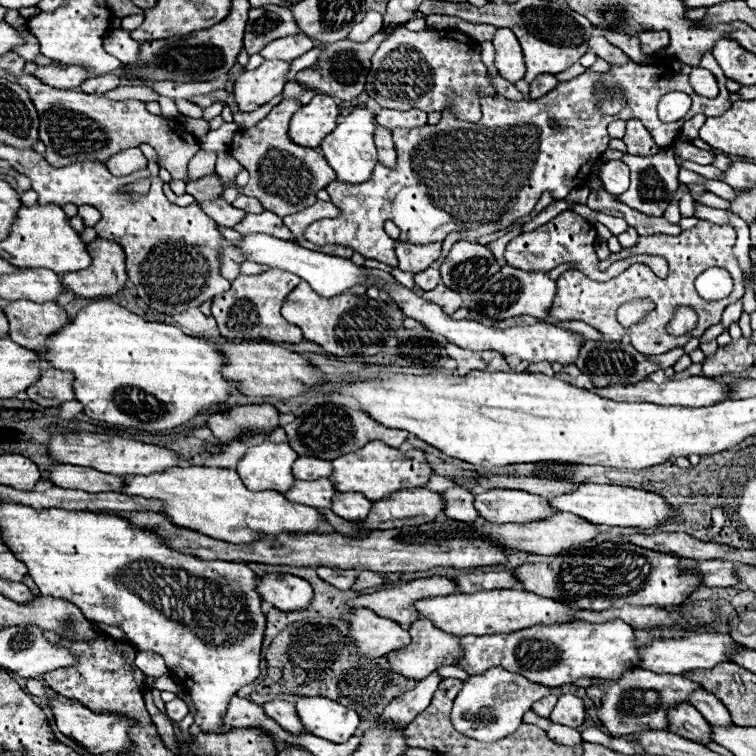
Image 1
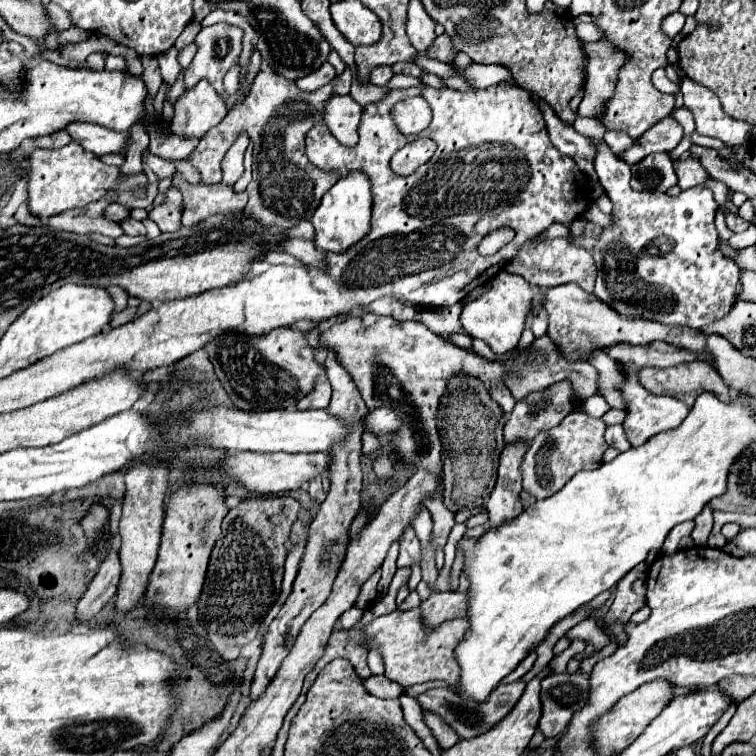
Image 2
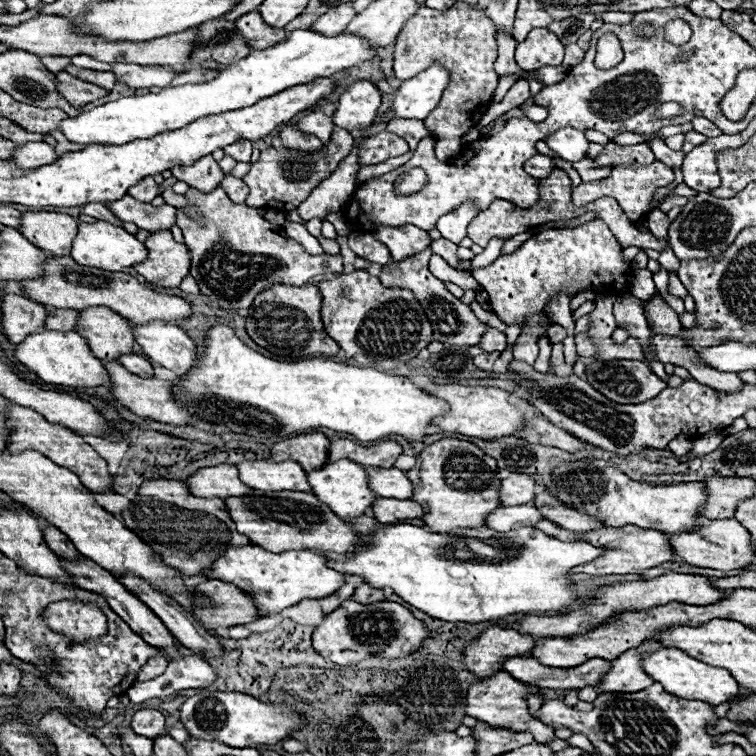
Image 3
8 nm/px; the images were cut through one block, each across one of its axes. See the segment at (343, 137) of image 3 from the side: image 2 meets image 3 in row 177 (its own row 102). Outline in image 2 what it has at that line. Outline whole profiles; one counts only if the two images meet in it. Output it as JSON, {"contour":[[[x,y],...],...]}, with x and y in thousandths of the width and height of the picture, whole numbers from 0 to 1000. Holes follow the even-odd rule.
{"contour":[[[458,87],[458,93],[429,116],[418,122],[397,122],[389,106],[376,106],[376,101],[357,90],[344,93],[336,103],[331,127],[320,135],[320,140],[304,146],[291,164],[278,169],[254,201],[251,212],[265,225],[267,241],[292,241],[294,212],[312,183],[325,175],[336,190],[336,217],[333,241],[325,249],[328,270],[323,280],[354,302],[389,302],[397,291],[410,291],[413,280],[423,270],[423,259],[429,259],[439,243],[444,243],[447,228],[429,228],[418,222],[402,204],[402,183],[413,167],[429,161],[429,143],[434,130],[444,124],[463,124],[463,108],[466,93]]]}

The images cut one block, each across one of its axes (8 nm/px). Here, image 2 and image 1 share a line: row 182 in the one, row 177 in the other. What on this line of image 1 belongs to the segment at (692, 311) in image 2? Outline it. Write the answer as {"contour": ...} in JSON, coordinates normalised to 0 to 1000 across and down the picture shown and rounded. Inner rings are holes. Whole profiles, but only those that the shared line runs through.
{"contour":[[[807,212],[794,222],[794,238],[799,241],[799,249],[807,257],[817,259],[831,251],[831,243],[833,243],[831,220],[823,217],[820,212]]]}

